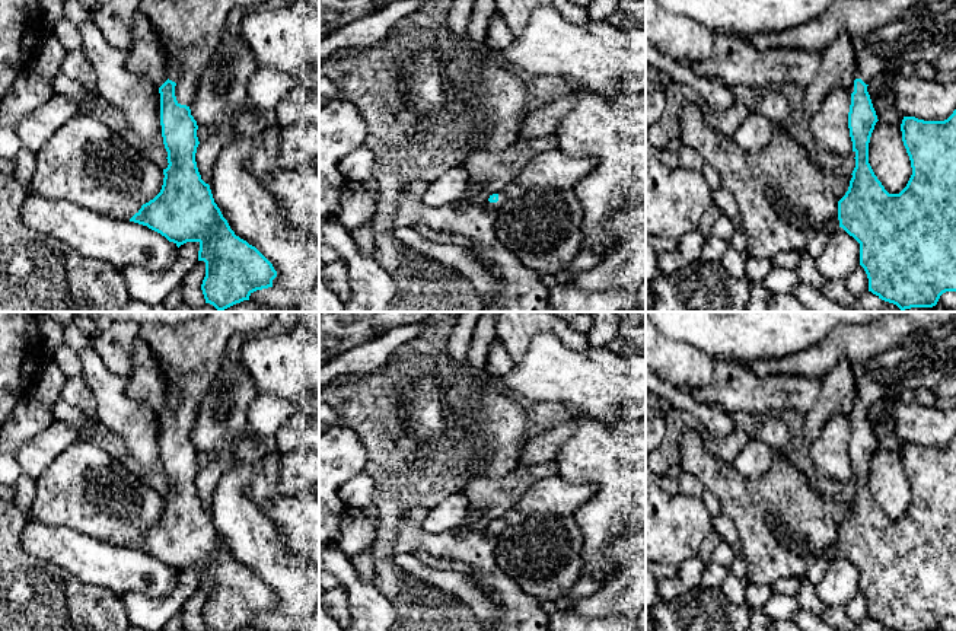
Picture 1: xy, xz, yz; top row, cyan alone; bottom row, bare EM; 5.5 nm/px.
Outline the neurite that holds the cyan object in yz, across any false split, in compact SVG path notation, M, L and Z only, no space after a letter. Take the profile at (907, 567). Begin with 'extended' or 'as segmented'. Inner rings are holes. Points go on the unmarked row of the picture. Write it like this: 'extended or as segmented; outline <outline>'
extended; outline M901 312L866 325L838 324L820 342L775 360L746 363L758 376L793 375L822 379L842 357L850 360L855 380L855 407L848 439L848 455L855 479L855 494L848 517L838 528L838 546L860 570L860 592L869 605L869 618L893 631L937 631L946 618L956 618L956 436L944 447L904 443L902 468L911 487L912 501L899 520L889 520L869 490L869 469L877 446L869 409L885 398L899 398L905 389L934 388L946 377L956 377L956 312Z

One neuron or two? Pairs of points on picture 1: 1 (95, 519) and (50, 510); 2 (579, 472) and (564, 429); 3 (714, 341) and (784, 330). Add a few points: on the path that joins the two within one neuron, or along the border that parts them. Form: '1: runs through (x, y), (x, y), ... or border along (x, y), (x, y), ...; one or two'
1: runs through (83, 510), (61, 510); one
2: border along (573, 417), (574, 433), (553, 459); two
3: runs through (732, 328), (767, 328); one

